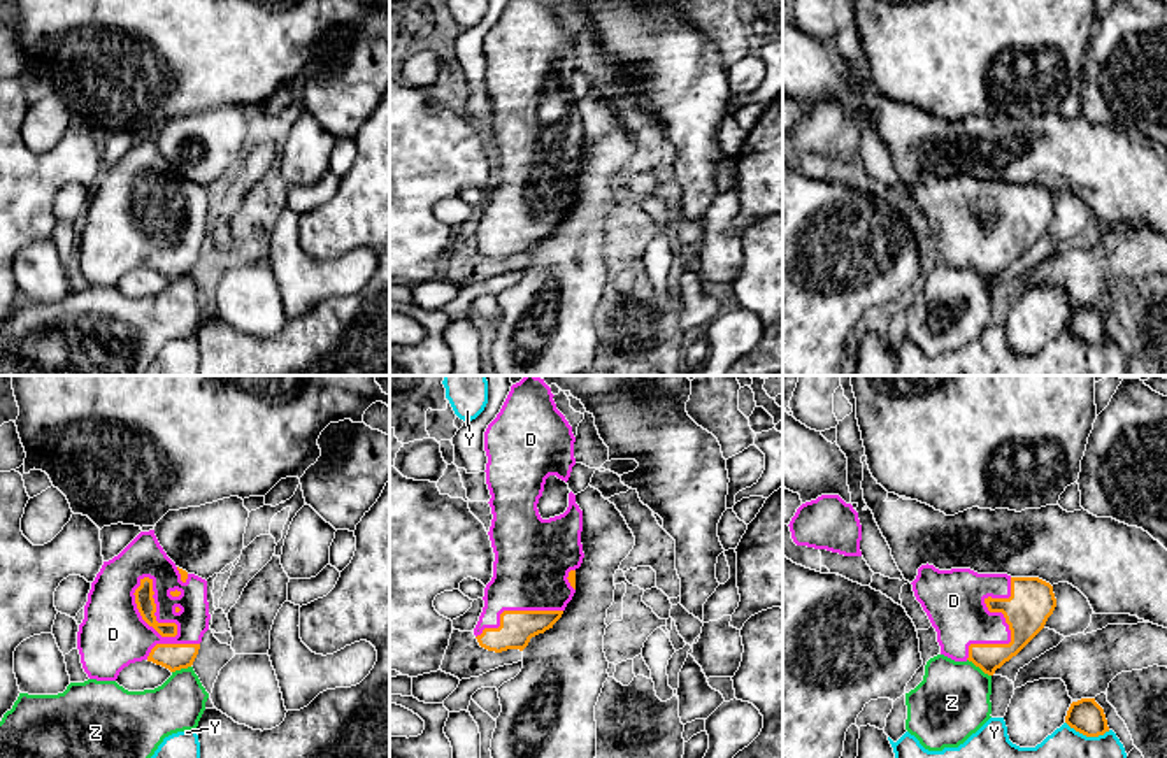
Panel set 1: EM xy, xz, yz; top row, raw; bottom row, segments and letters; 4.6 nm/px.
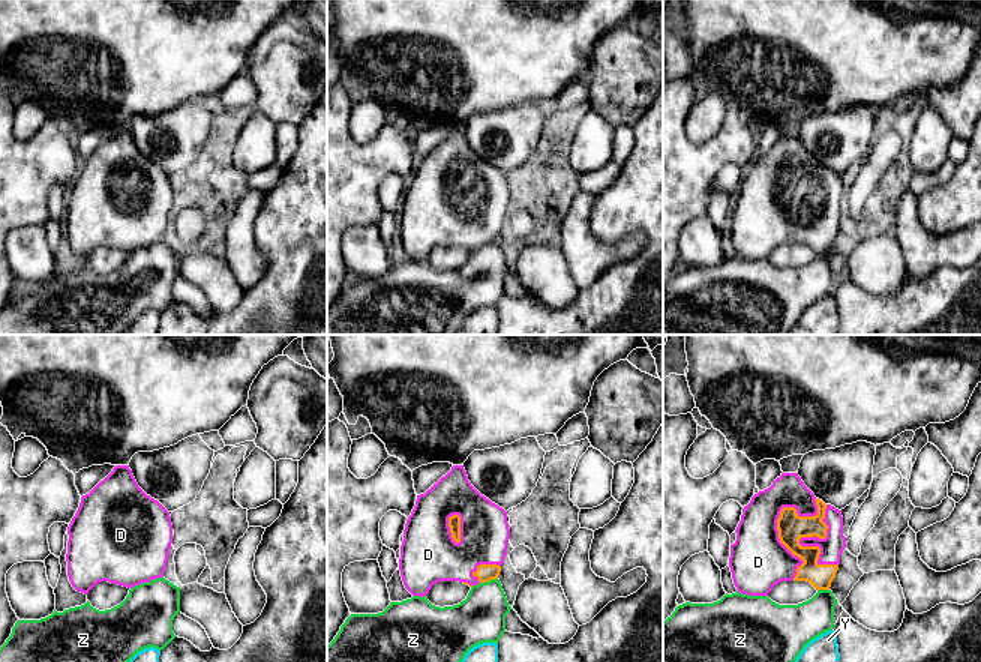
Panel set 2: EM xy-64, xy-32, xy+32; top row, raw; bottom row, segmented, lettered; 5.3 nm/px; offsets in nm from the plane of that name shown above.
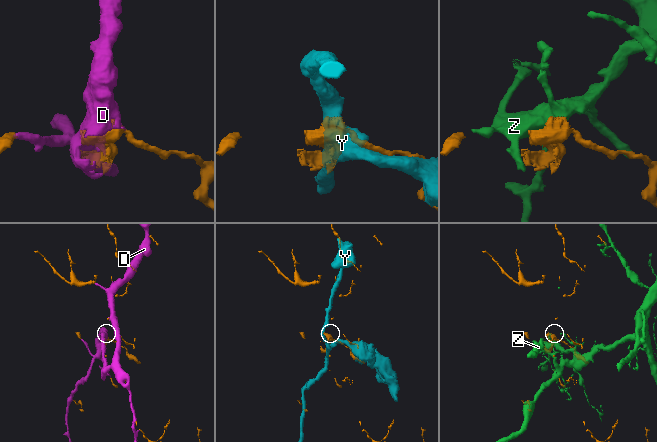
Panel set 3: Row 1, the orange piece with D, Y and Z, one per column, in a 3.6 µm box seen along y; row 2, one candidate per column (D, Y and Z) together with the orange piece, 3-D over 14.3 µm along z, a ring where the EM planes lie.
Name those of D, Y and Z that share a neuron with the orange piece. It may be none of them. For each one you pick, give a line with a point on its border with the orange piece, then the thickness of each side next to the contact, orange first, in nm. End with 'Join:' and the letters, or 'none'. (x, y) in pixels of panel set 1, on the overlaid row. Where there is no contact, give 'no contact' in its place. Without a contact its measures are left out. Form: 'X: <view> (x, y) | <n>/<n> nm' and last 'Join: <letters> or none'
D: xy (141, 614) | 90/300 nm
Join: D

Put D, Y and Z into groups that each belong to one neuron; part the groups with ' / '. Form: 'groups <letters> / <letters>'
groups D / Y / Z

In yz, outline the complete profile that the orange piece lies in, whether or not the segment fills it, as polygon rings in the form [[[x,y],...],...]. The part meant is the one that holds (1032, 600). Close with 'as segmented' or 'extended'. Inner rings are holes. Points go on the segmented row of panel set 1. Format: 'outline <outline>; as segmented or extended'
outline [[[921,565],[911,583],[916,600],[937,632],[941,654],[955,661],[972,661],[993,676],[1016,656],[1046,625],[1056,607],[1053,586],[1039,577],[977,574],[970,568],[939,570]]]; extended

